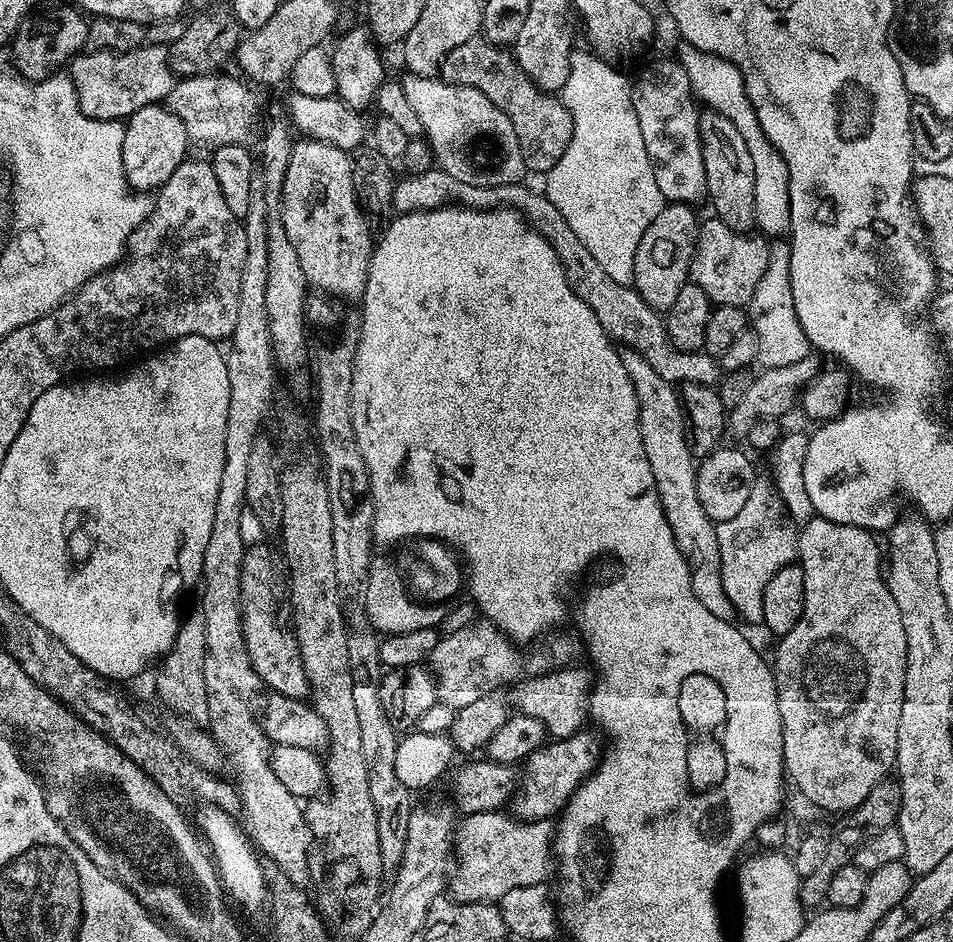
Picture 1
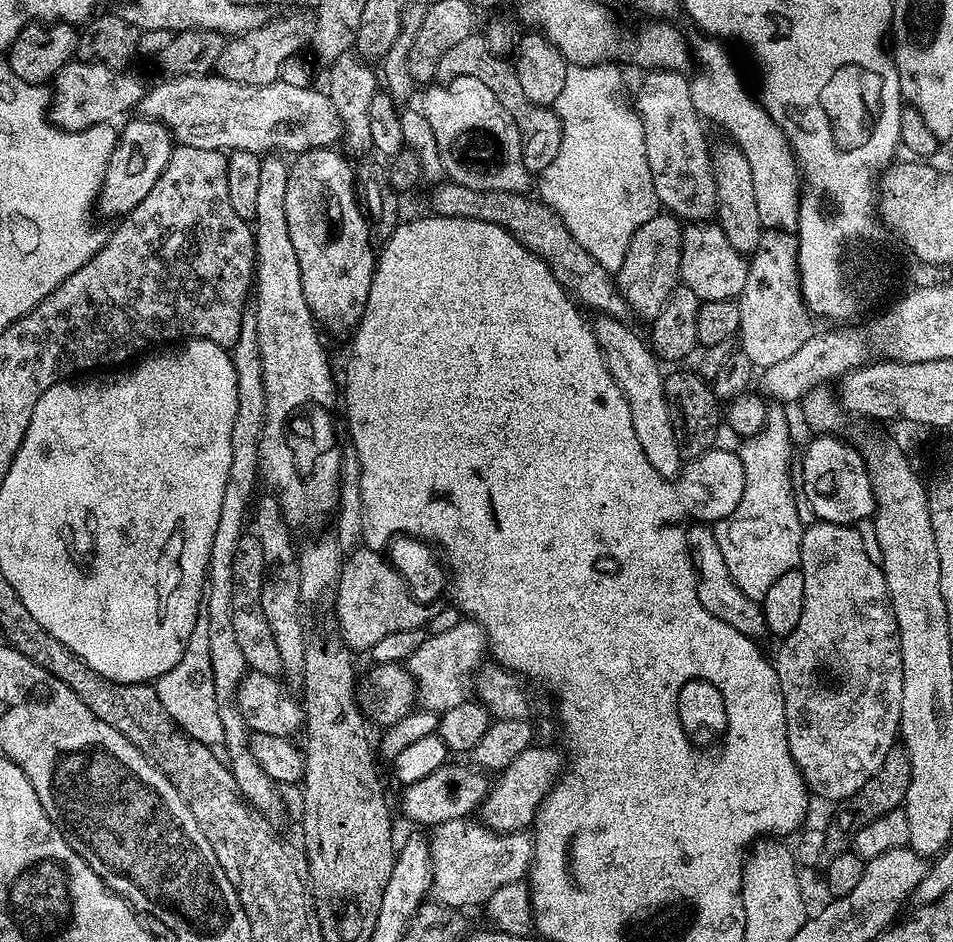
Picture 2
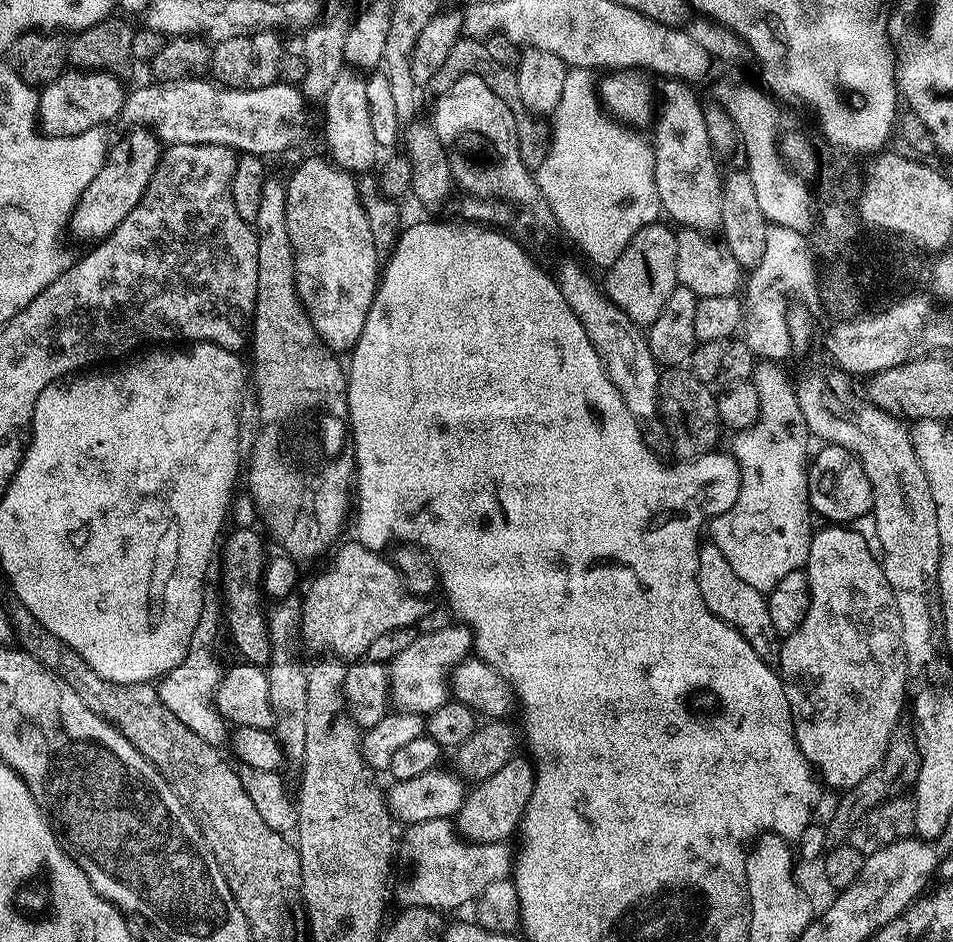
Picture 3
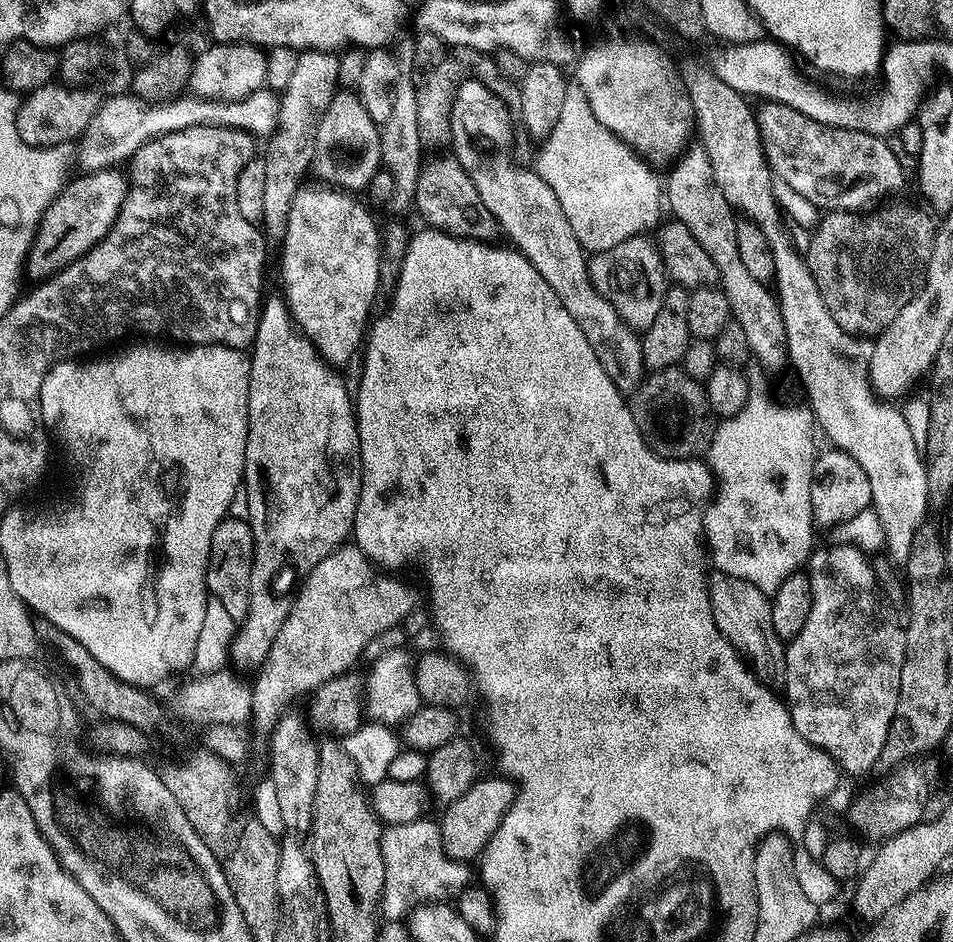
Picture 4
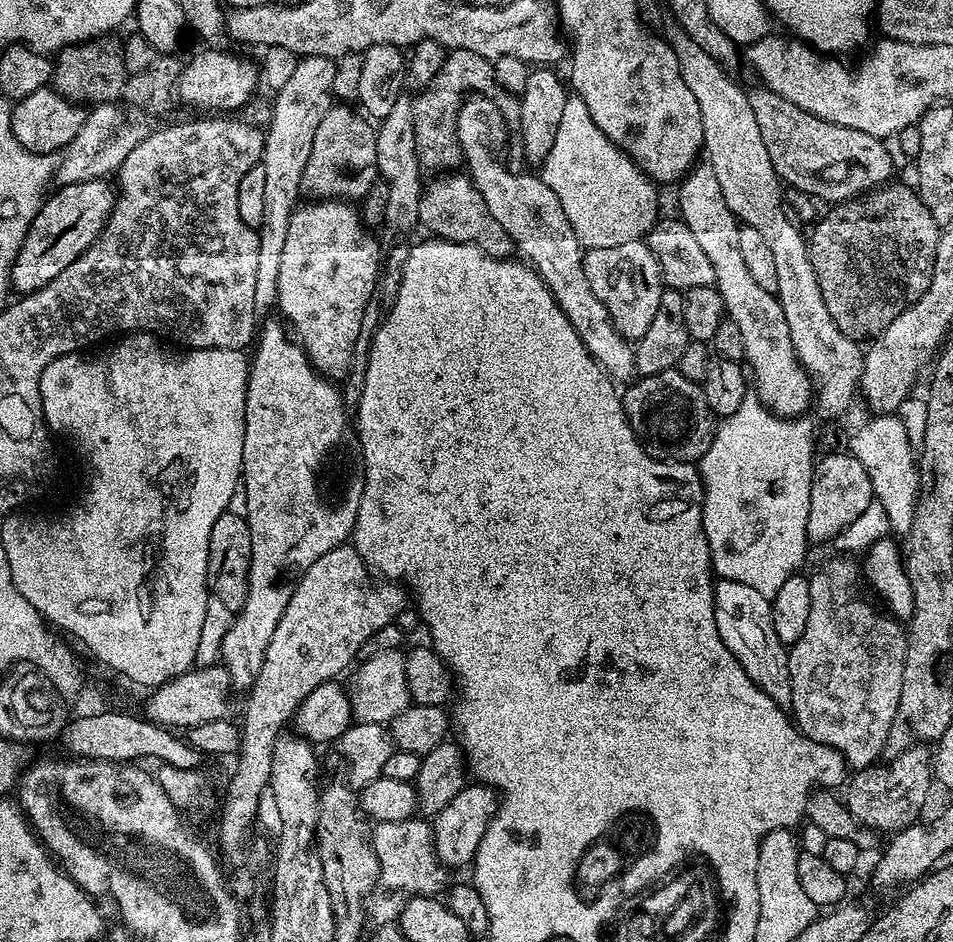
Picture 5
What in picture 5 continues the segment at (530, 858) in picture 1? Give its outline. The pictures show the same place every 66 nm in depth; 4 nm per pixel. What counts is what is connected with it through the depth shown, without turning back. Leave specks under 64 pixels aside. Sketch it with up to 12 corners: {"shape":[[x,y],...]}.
{"shape":[[427,819],[376,824],[380,860],[366,904],[373,925],[399,921],[411,896],[445,891],[450,872]]}

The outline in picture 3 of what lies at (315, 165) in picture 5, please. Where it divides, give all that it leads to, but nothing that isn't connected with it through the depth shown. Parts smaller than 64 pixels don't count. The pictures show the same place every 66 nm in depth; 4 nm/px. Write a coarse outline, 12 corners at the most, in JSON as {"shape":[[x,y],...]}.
{"shape":[[338,74],[322,102],[333,164],[353,174],[377,167],[366,86]]}

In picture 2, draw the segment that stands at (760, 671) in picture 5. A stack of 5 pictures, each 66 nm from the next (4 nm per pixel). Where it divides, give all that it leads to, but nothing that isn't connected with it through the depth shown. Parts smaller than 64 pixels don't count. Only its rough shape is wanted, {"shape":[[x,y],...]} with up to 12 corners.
{"shape":[[688,528],[698,602],[759,641],[763,607],[730,578],[715,531]]}

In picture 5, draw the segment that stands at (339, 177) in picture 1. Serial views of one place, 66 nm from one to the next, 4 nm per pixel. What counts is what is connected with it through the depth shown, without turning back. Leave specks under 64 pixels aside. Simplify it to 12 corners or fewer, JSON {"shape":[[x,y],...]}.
{"shape":[[351,203],[293,212],[278,312],[312,367],[350,370],[382,248]]}

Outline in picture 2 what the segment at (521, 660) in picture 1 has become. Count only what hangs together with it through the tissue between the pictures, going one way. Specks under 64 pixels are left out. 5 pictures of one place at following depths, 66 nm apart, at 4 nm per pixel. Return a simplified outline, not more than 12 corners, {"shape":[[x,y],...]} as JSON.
{"shape":[[479,623],[425,635],[406,661],[430,712],[468,698],[487,655]]}

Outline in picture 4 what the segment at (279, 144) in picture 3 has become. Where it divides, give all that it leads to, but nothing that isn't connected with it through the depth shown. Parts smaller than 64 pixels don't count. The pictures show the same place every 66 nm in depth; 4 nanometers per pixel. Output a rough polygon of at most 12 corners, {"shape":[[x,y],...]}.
{"shape":[[112,94],[78,141],[85,173],[187,128],[268,138],[280,97]]}

